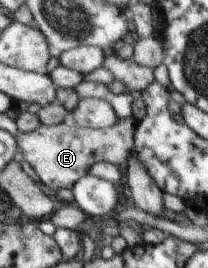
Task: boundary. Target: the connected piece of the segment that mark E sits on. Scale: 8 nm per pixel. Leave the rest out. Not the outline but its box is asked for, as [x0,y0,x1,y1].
[16,116,138,192]

